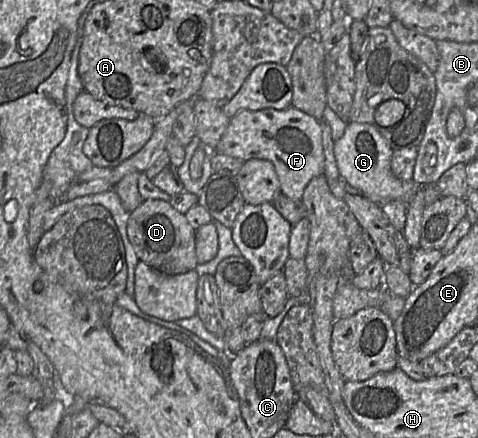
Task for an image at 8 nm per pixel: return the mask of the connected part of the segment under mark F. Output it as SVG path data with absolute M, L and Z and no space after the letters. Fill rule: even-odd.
M271 108L257 111L241 110L229 120L216 153L238 158L269 160L274 164L280 181L280 193L301 201L309 182L325 174L325 158L322 140L322 122L294 108Z

